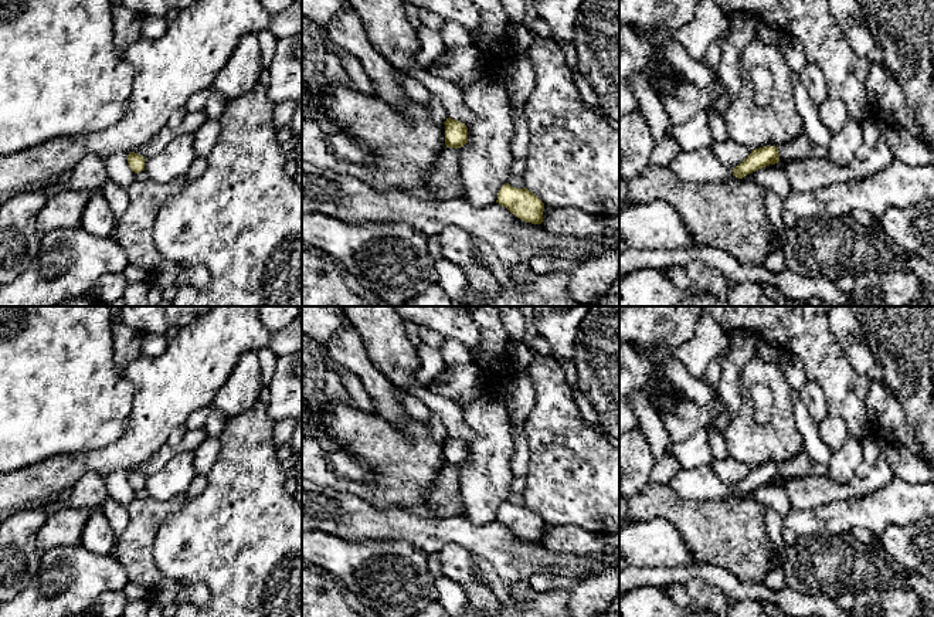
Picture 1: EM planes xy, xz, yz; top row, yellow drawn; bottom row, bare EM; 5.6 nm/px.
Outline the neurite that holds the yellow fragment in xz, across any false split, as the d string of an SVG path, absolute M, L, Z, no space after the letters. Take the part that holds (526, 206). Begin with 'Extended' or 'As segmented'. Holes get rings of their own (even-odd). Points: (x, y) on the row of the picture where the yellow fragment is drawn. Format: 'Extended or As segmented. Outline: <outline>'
As segmented. Outline: M505 183L497 193L496 203L506 207L512 214L526 223L543 223L544 203L526 187L516 189Z

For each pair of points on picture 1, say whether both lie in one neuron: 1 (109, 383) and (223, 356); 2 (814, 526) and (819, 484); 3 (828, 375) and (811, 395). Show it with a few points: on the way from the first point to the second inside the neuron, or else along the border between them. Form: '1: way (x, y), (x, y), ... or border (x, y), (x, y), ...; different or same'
1: border (121, 376), (135, 387), (132, 412); different
2: border (849, 498), (794, 511); different
3: border (807, 380), (812, 380), (819, 386), (829, 413); different

